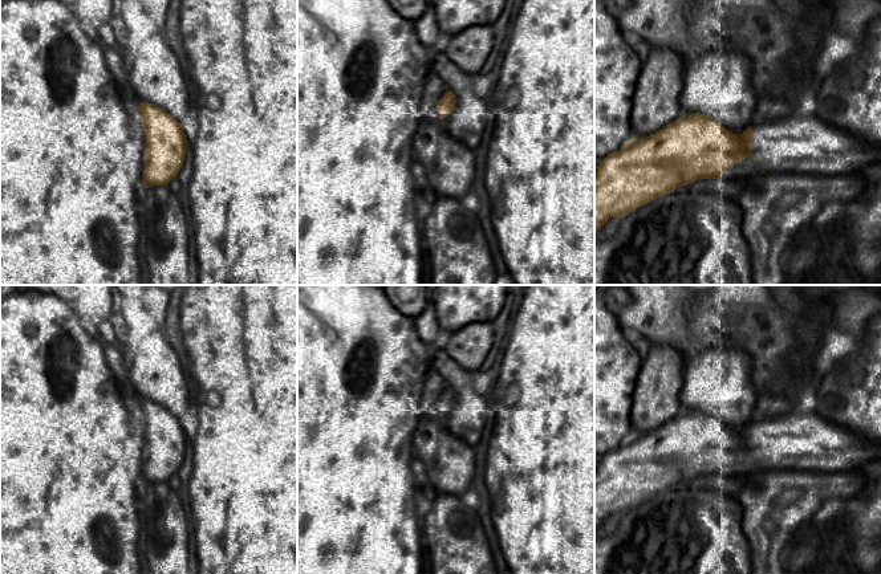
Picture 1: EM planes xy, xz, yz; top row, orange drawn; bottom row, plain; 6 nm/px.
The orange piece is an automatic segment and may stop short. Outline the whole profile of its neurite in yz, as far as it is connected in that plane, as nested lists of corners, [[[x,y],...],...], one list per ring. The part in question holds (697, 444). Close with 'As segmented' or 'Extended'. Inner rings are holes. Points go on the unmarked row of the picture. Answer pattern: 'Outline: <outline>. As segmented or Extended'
Outline: [[[797,408],[775,419],[756,416],[742,431],[732,431],[715,416],[694,410],[687,415],[677,415],[653,432],[630,436],[618,448],[608,452],[598,460],[594,469],[594,533],[609,516],[624,514],[651,497],[701,476],[735,480],[759,469],[821,473],[847,472],[877,456],[881,456],[881,444],[873,448],[862,437],[820,418],[811,410]]]. Extended

